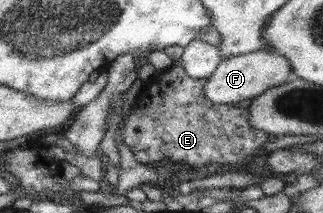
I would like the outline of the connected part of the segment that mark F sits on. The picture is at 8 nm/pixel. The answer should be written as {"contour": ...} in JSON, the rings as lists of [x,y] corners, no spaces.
{"contour":[[[269,49],[225,58],[216,66],[212,76],[206,79],[207,84],[203,88],[204,98],[212,104],[235,105],[240,100],[256,97],[269,87],[284,84],[293,76],[291,72],[288,59]]]}

